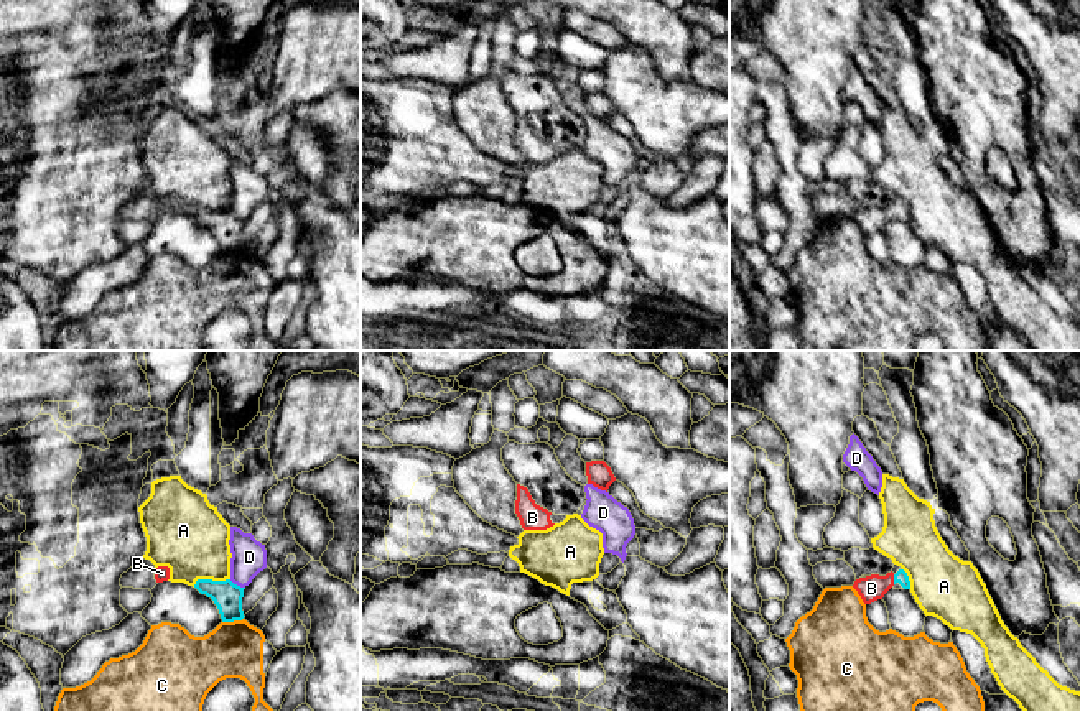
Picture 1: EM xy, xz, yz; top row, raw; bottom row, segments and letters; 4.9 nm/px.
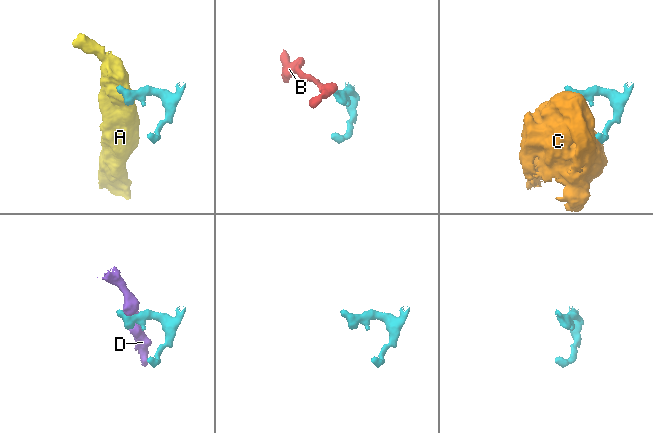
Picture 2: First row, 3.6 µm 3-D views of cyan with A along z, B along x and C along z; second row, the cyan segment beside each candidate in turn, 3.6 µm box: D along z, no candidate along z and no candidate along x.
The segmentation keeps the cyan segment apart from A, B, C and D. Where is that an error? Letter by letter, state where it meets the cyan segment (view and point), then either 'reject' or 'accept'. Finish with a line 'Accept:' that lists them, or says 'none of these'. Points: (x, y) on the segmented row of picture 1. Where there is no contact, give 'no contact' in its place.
A: xy (209, 580) | reject
B: yz (894, 580) | accept
C: xy (232, 621) | reject
D: xy (236, 585) | reject
Accept: B

